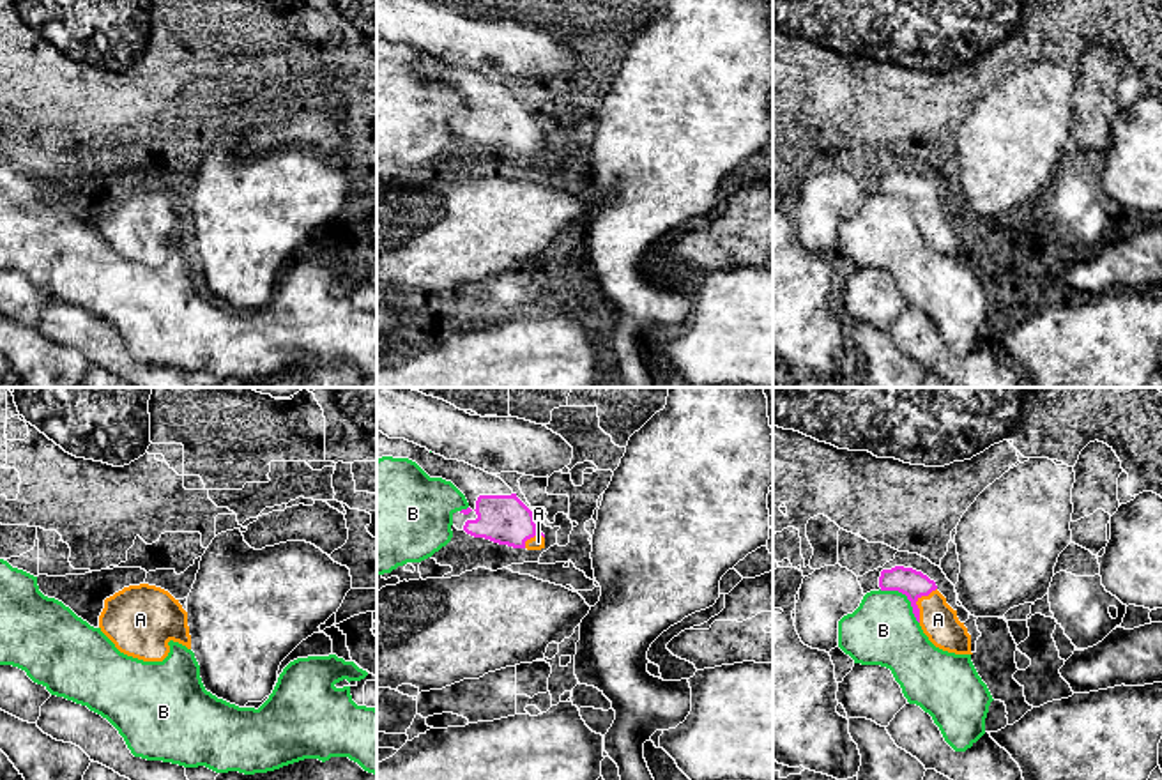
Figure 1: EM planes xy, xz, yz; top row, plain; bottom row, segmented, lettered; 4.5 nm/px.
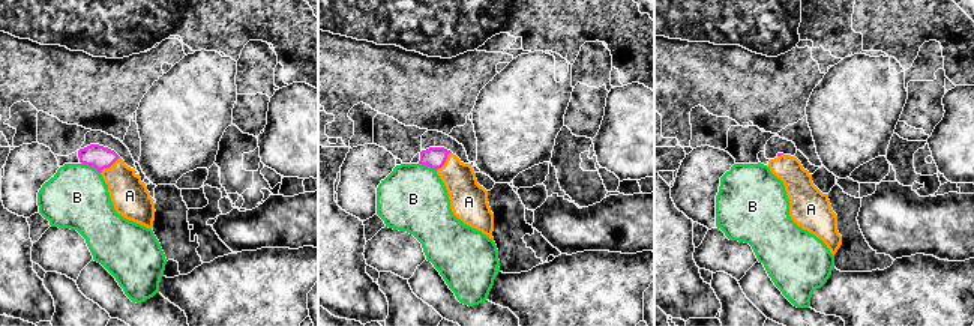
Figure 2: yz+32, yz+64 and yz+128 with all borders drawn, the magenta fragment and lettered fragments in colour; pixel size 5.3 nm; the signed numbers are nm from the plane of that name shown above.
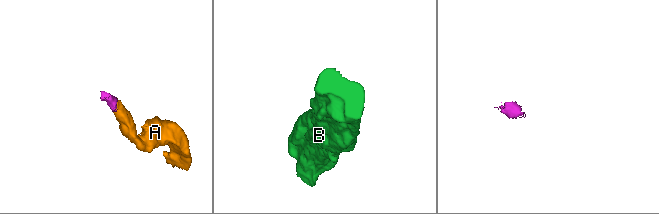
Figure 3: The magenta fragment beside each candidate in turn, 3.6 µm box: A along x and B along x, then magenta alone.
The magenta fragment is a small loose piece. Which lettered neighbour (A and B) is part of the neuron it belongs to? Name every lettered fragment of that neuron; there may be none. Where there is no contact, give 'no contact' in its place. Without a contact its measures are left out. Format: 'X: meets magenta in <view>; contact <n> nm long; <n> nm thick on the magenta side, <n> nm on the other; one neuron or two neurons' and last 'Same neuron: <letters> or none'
A: meets magenta in yz; contact 180 nm long; 120 nm thick on the magenta side, 170 nm on the other; one neuron
B: meets magenta in yz; contact 240 nm long; 120 nm thick on the magenta side, 320 nm on the other; two neurons
Same neuron: A

